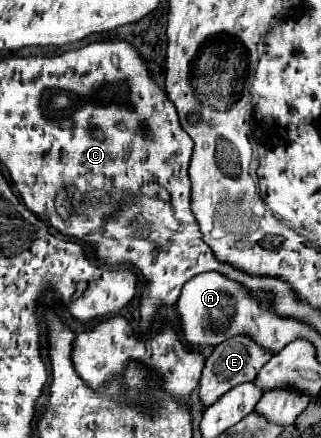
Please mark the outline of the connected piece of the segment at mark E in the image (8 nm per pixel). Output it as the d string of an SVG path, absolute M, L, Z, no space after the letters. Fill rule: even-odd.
M238 335L238 337L232 337L230 341L224 341L224 343L216 345L212 355L206 359L206 367L204 367L202 379L200 379L200 399L202 399L202 403L212 405L212 403L216 403L216 399L220 399L232 387L256 379L258 371L272 359L272 355L274 355L272 351L264 349L262 345L258 345L254 339L250 339L246 335Z

